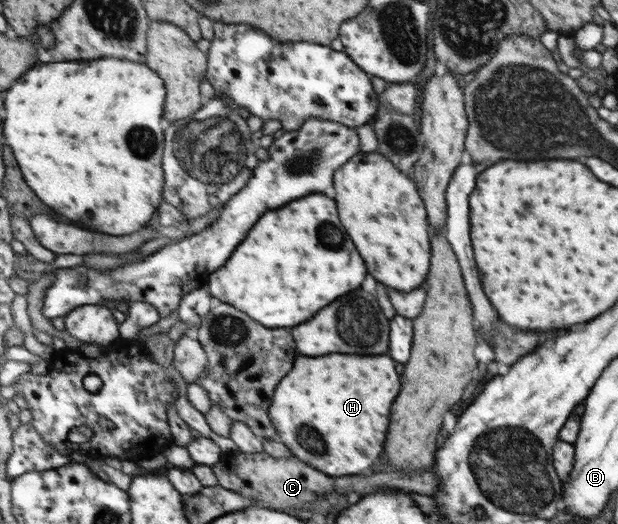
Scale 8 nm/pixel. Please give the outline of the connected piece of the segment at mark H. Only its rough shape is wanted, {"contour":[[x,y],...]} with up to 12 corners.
{"contour":[[388,356],[296,358],[267,410],[278,441],[328,474],[382,450]]}

